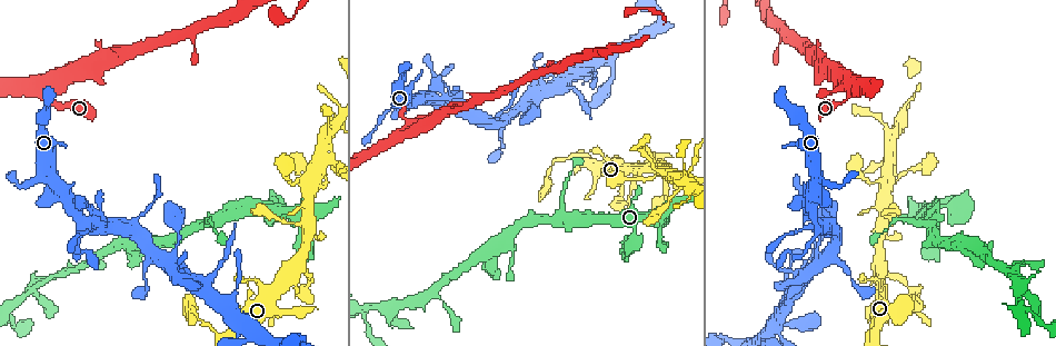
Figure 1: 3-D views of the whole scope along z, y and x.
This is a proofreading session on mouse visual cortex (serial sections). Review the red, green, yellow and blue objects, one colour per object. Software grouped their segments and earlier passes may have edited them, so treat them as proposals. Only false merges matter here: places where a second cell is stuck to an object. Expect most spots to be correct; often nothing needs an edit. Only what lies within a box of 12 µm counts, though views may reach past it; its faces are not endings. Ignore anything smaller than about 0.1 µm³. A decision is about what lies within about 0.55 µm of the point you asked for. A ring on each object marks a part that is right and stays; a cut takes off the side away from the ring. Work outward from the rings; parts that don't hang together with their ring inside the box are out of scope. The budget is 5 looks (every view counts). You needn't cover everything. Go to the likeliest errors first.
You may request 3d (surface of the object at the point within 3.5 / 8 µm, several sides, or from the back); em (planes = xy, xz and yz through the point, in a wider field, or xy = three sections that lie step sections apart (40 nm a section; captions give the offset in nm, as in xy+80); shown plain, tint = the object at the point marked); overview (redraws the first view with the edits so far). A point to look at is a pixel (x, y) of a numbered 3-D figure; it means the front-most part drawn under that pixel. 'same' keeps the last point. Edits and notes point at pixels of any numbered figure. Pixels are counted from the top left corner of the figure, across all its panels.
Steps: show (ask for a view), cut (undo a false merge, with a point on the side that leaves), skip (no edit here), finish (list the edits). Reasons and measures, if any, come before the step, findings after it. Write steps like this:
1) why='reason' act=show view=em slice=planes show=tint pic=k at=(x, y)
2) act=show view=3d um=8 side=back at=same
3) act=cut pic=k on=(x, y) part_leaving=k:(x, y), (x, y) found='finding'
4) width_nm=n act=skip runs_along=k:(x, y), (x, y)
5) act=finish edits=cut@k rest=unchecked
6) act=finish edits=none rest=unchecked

why='three arms meet' act=show view=3d um=3.5 pic=1 at=(1036, 314)

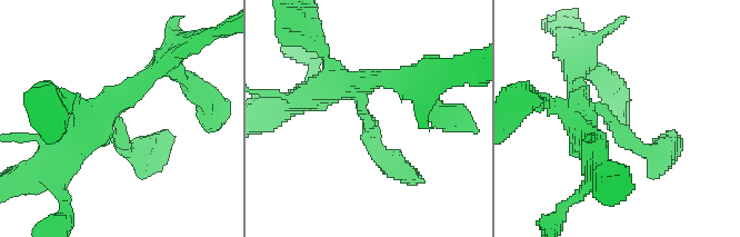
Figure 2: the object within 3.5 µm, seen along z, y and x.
arms=3 arm_widths_nm=200,200,400 act=show view=em slice=xy step=5 show=tint pic=2 at=(117, 123)

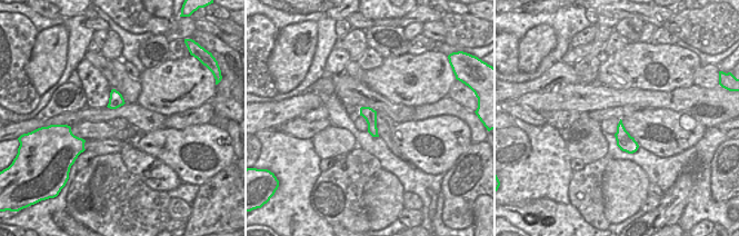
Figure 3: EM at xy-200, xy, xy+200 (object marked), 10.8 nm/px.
act=show view=em slice=planes show=tint at=same

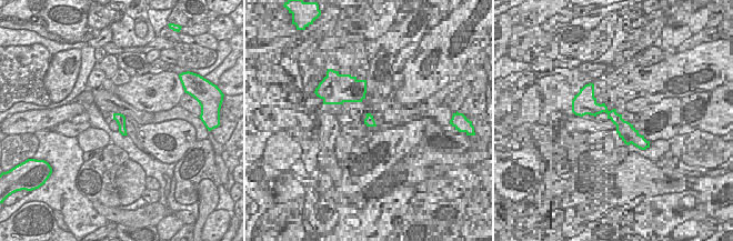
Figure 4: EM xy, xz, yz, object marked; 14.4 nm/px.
act=skip runs_along=2:(573, 87), (633, 145), (664, 148) found='one cell here'

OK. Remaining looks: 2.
why='calibre changes' act=show view=3d um=8 pic=1 at=(38, 94)

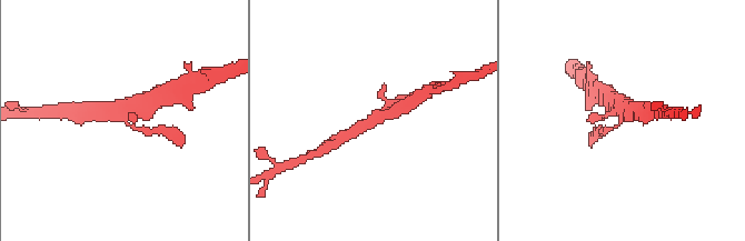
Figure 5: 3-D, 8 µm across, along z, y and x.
why='zoom in' act=show view=3d um=3.5 pic=5 at=(125, 117)

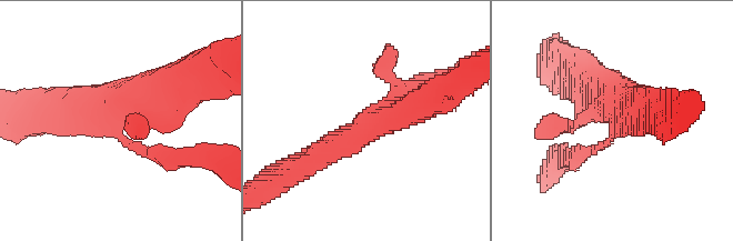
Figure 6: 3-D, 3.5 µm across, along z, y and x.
act=skip runs_along=6:(575, 156), (615, 131), (598, 83) found='one cell here'

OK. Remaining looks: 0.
act=finish edits=none rest=unchecked

